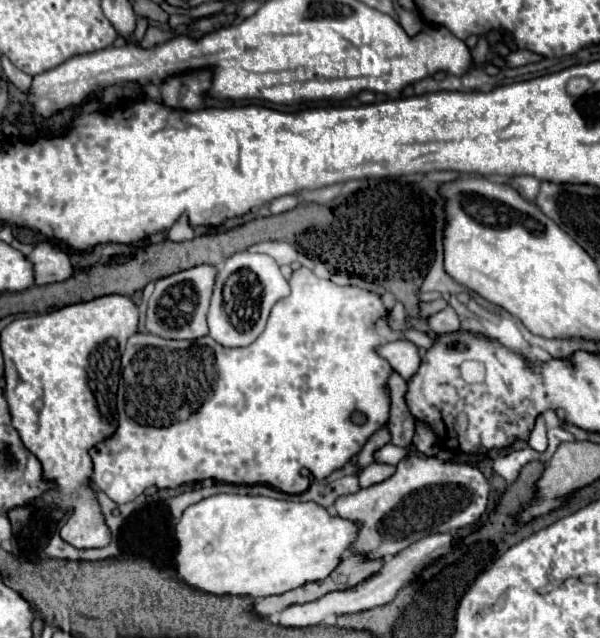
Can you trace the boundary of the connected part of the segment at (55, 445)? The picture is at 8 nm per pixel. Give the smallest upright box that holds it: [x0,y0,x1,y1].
[1,294,139,548]

